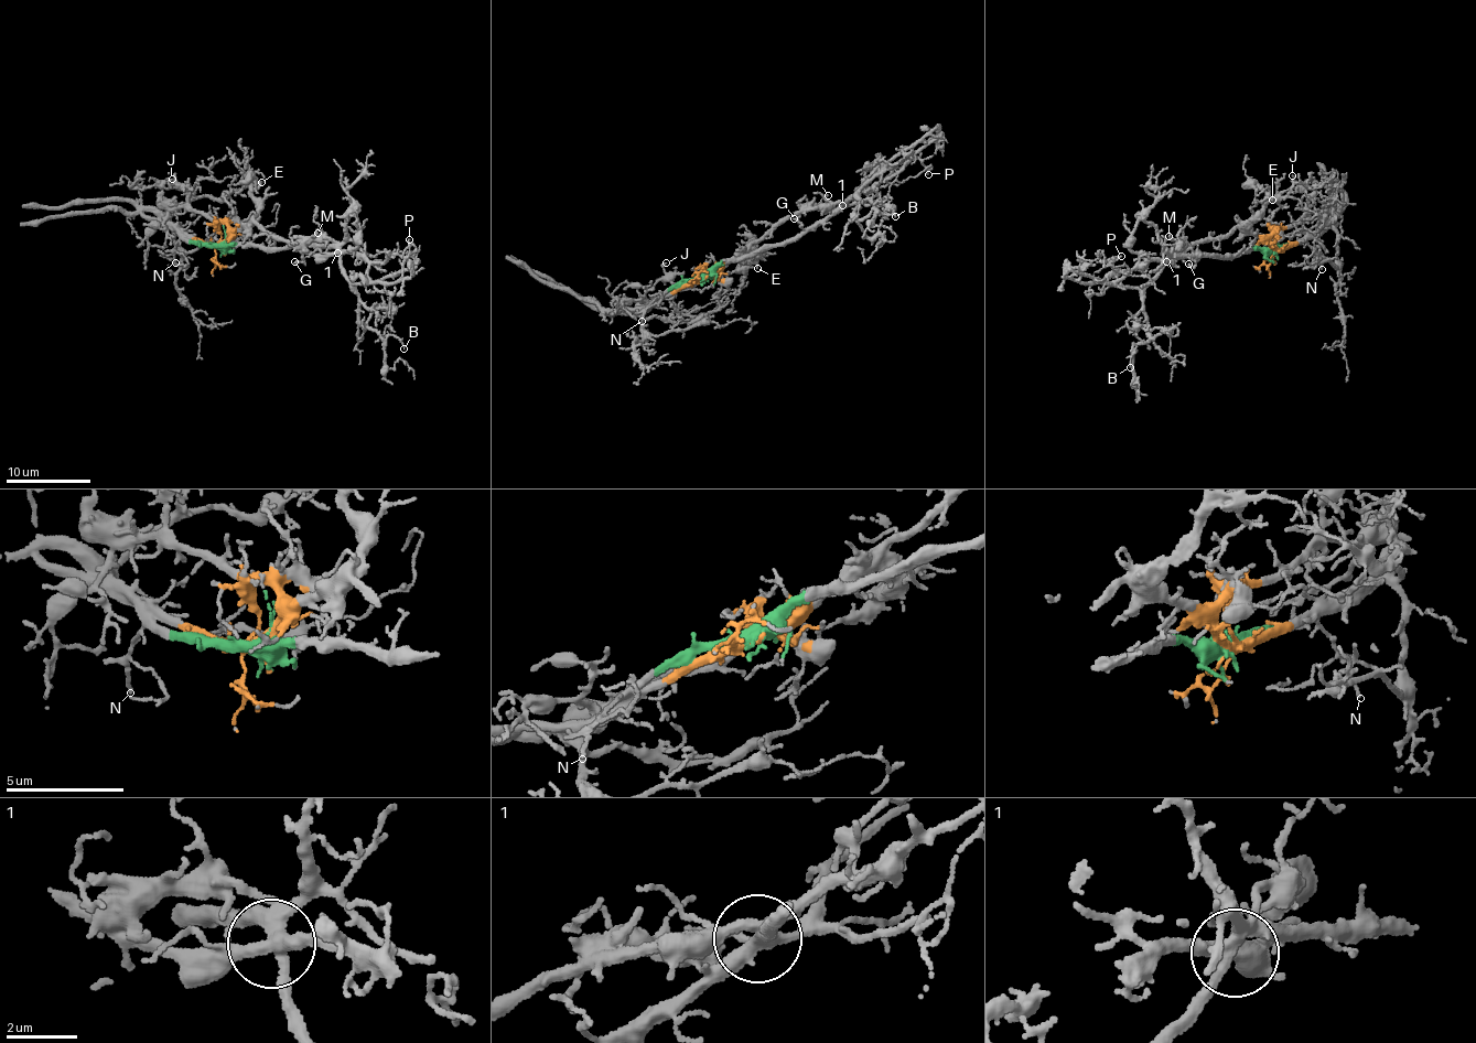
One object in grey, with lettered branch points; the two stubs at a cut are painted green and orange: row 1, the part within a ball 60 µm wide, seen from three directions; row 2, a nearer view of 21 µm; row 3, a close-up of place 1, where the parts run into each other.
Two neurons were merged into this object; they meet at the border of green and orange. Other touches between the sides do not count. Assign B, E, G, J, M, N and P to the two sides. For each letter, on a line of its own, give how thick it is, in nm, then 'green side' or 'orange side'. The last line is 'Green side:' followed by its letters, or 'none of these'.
B: calibre 80 nm; green side
E: calibre 130 nm; orange side
G: calibre 130 nm; green side
J: calibre 90 nm; orange side
M: calibre 110 nm; orange side
N: calibre 130 nm; green side
P: calibre 70 nm; orange side
Green side: B, G, N

